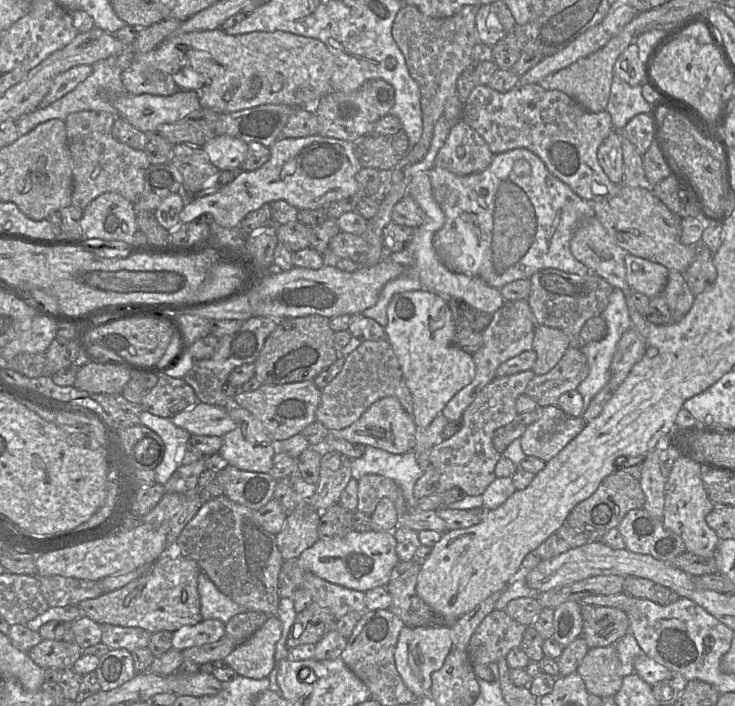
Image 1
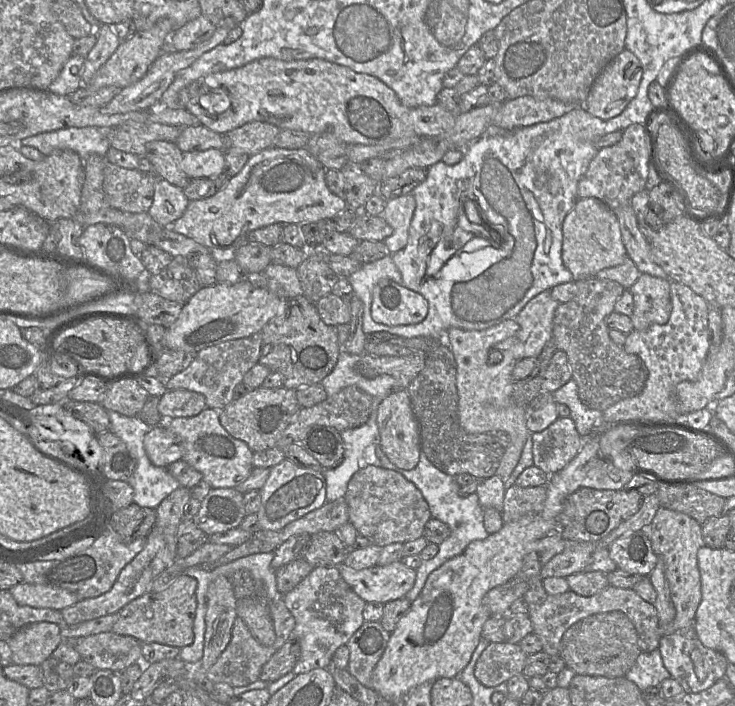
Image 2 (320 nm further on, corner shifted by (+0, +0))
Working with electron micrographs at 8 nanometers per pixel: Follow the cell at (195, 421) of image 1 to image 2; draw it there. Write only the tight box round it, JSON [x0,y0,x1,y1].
[144,425,182,467]

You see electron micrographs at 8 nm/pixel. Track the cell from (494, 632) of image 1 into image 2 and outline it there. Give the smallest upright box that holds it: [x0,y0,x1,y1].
[475,643,527,687]

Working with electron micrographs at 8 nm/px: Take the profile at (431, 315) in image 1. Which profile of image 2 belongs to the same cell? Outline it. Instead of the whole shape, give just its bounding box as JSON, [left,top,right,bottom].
[371,280,428,326]

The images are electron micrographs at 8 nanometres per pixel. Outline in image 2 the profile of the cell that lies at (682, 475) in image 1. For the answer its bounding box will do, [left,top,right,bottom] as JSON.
[646,506,705,635]

